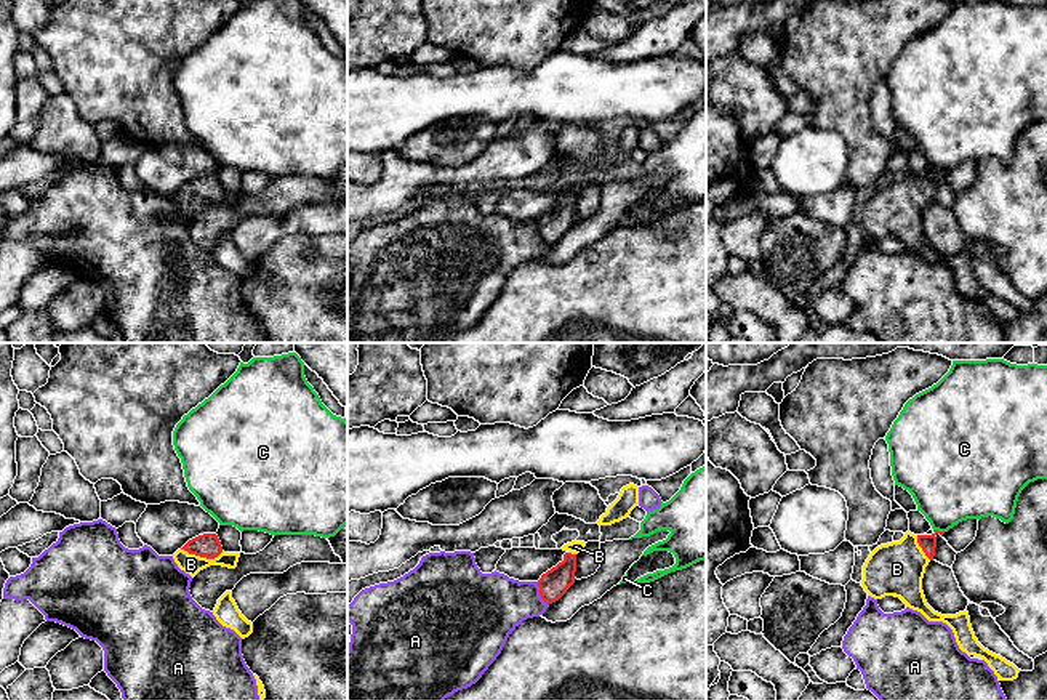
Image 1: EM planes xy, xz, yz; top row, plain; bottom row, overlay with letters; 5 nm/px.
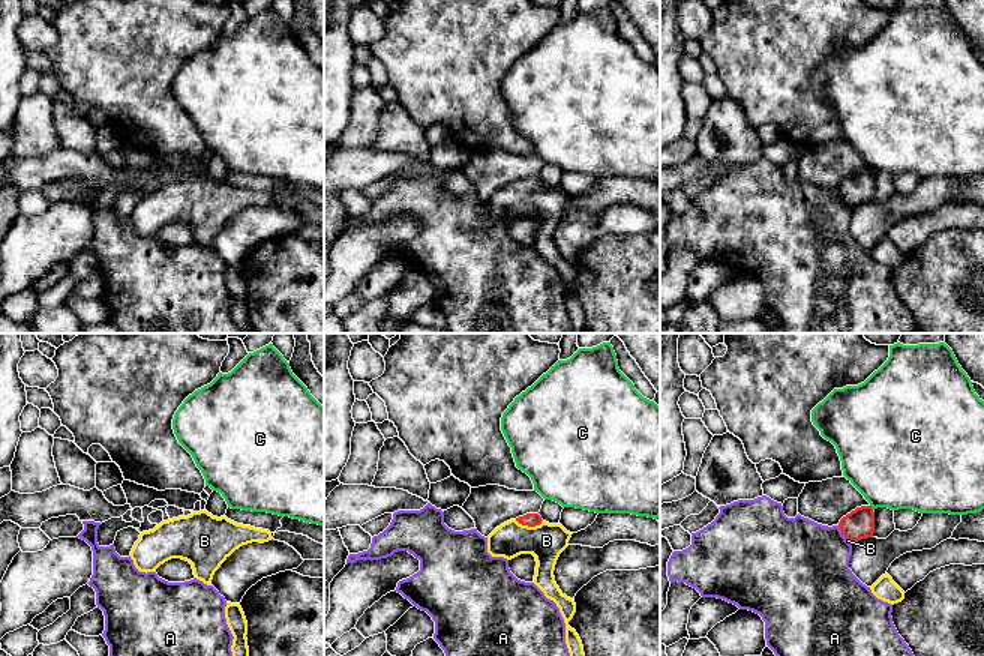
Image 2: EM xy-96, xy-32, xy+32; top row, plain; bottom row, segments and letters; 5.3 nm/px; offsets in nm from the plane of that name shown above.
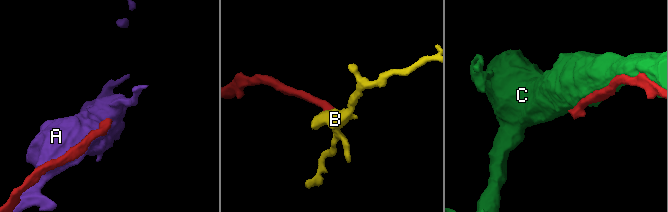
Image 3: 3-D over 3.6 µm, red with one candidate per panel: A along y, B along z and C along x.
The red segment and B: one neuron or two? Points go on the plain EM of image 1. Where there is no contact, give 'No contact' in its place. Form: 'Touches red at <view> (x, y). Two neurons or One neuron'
Touches red at xy (202, 197). One neuron

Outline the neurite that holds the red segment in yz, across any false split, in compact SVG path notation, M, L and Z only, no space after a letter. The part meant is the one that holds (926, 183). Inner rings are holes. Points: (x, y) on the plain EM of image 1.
M906 173L900 183L877 187L863 207L861 227L874 240L895 237L906 248L921 253L929 263L946 264L962 293L983 300L997 320L1017 320L1020 311L1013 304L989 293L978 284L967 251L956 256L941 256L927 245L922 219L925 208L933 202L935 189L935 175L914 176L911 173Z

